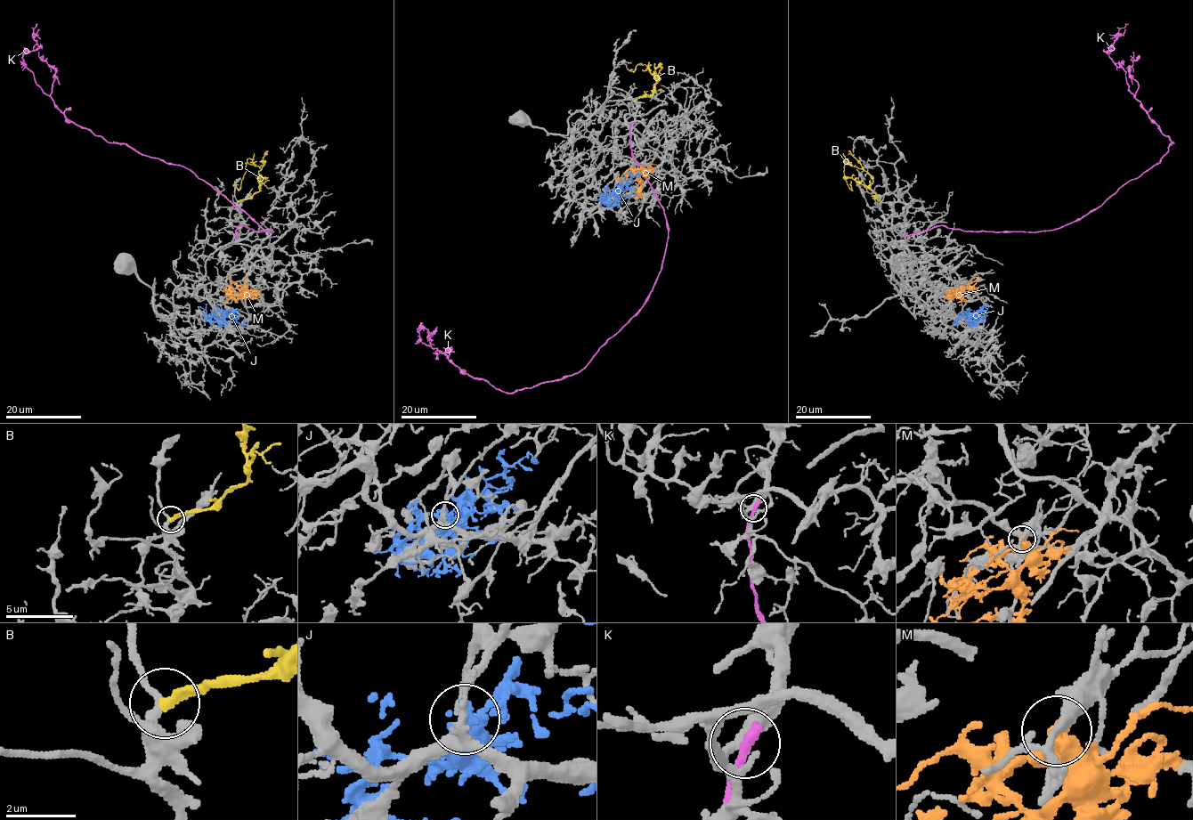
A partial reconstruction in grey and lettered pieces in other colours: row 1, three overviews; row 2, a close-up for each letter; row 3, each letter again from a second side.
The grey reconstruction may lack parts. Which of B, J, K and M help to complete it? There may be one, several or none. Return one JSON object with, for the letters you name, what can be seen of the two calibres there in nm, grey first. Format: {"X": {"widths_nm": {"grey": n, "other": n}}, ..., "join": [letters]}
{"B": {"widths_nm": {"grey": 200, "other": 280}}, "join": ["B"]}

